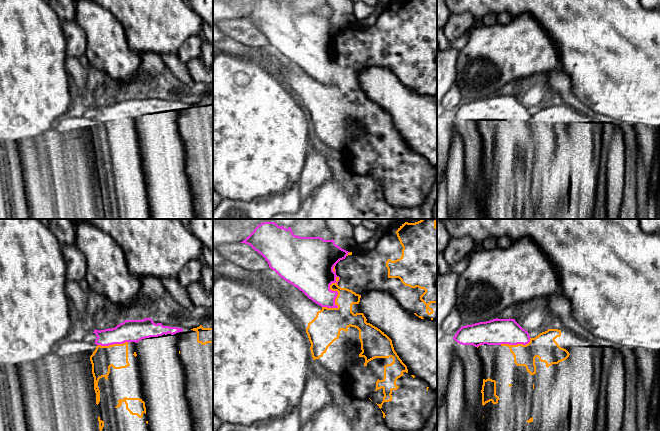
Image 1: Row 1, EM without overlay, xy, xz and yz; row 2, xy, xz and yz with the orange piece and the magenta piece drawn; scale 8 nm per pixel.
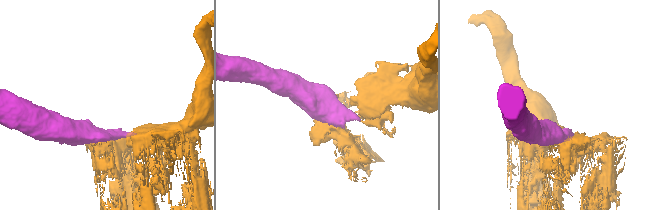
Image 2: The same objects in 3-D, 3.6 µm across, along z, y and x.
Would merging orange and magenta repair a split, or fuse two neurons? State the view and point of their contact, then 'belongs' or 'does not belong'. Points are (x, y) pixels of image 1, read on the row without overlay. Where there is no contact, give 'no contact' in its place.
xz (337, 72) | does not belong

